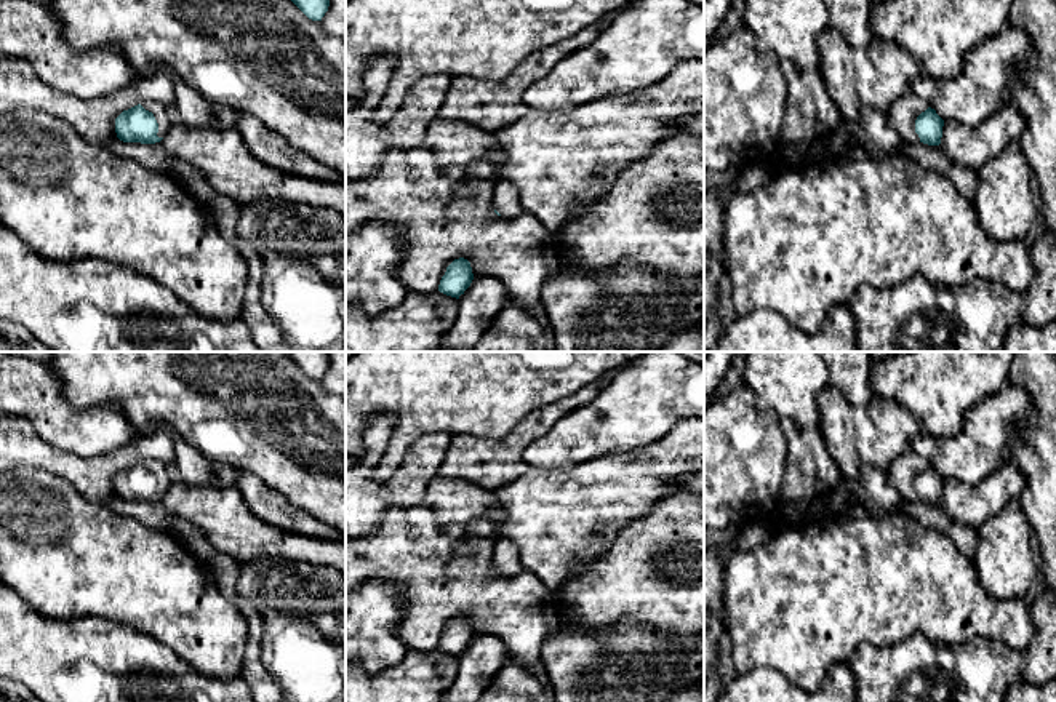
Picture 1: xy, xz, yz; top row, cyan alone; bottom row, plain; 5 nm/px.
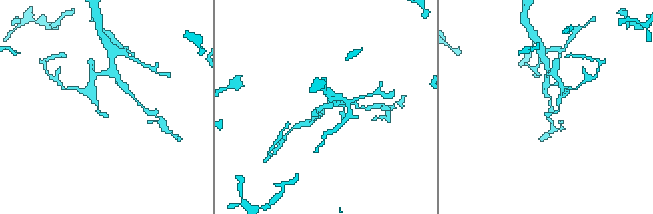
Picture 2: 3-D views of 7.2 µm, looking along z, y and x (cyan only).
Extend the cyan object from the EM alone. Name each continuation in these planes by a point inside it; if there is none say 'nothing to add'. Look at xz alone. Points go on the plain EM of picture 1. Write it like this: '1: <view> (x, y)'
1: xz (506, 560)

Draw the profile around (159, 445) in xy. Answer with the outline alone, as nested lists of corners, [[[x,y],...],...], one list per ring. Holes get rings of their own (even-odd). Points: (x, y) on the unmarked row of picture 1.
[[[0,416],[0,473],[18,465],[38,467],[69,481],[90,502],[107,505],[117,497],[115,477],[144,459],[170,467],[174,459],[173,437],[155,430],[110,454],[83,459],[51,446],[24,416]]]

